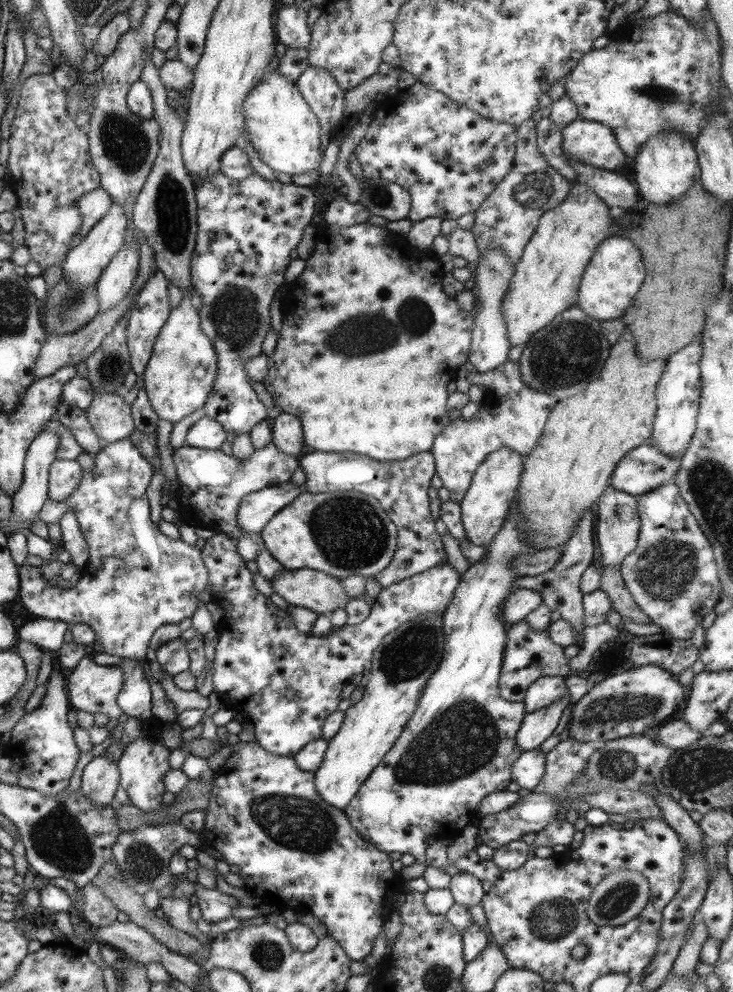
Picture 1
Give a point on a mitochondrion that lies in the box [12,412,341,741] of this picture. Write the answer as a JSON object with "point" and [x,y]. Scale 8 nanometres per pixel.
{"point":[125,570]}

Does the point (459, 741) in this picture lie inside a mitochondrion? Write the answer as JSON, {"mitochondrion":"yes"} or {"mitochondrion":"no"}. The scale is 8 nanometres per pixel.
{"mitochondrion":"yes"}

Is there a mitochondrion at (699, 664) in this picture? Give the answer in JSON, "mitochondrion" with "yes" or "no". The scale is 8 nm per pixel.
{"mitochondrion":"no"}

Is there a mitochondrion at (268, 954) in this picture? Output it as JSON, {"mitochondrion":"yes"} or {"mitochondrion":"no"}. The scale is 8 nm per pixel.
{"mitochondrion":"yes"}

